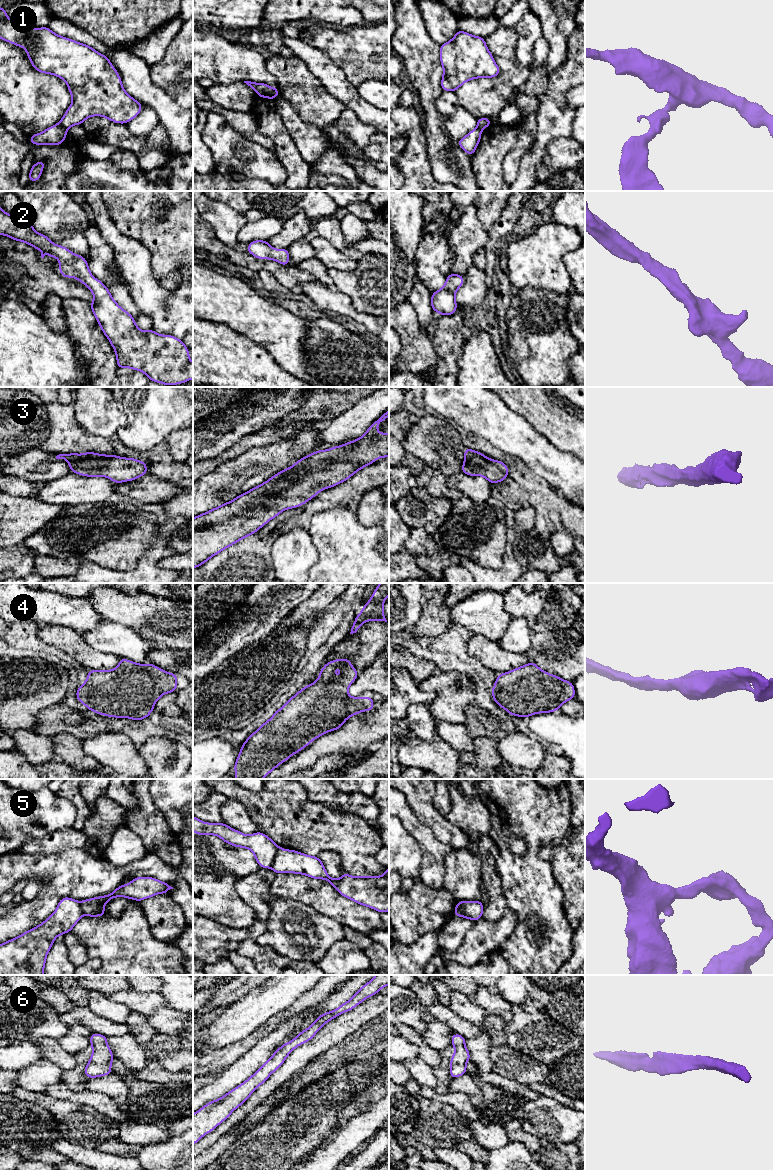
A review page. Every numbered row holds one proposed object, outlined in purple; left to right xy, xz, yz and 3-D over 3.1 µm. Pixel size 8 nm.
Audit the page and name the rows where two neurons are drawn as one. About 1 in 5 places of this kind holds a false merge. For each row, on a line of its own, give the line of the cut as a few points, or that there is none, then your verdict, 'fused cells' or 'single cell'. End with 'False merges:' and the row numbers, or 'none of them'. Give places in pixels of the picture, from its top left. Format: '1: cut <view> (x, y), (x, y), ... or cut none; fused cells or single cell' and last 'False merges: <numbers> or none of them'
1: cut xy (58, 123), (65, 130); fused cells
2: cut none; single cell
3: cut none; single cell
4: cut none; single cell
5: cut xz (279, 848), (270, 867); fused cells
6: cut none; single cell
False merges: 1, 5

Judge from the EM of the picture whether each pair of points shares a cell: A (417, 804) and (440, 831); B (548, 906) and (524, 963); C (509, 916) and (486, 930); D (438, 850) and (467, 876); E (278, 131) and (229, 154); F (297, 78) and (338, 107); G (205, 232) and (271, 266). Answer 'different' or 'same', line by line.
A: same
B: same
C: same
D: different
E: different
F: same
G: same

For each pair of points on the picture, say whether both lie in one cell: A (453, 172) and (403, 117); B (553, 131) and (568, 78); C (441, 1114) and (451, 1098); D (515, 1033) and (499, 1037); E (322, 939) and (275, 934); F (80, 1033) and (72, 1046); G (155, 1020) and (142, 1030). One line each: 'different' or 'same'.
A: different
B: same
C: different
D: different
E: same
F: same
G: different

